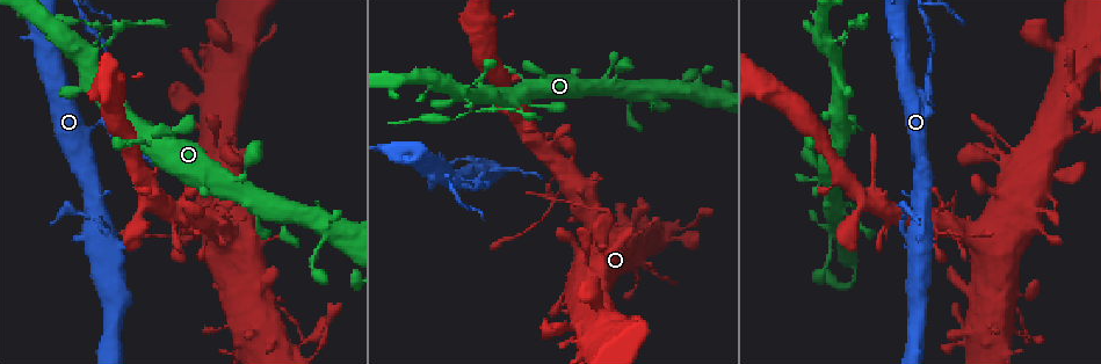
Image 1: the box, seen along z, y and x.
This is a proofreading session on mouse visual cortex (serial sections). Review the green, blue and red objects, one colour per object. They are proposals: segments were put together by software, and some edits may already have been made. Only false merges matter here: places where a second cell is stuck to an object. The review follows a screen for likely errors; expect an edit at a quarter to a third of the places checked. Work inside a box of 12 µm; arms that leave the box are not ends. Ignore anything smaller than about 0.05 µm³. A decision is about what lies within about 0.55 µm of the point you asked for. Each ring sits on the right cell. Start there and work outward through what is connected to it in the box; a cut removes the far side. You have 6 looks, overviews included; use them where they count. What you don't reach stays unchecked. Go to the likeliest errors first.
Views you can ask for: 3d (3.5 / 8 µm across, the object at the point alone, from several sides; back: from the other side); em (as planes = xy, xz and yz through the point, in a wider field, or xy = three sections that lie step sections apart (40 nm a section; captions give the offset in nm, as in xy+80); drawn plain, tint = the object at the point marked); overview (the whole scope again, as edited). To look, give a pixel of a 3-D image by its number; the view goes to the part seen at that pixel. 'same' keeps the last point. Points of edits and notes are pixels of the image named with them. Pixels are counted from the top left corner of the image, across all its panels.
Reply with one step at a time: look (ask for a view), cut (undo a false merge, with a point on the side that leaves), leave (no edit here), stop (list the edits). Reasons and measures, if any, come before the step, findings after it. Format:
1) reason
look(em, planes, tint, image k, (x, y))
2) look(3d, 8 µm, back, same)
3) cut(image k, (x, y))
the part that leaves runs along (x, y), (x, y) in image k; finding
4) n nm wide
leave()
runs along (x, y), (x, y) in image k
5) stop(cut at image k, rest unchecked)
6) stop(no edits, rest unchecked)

sharp bend
look(3d, 3.5 µm, image 1, (472, 180))

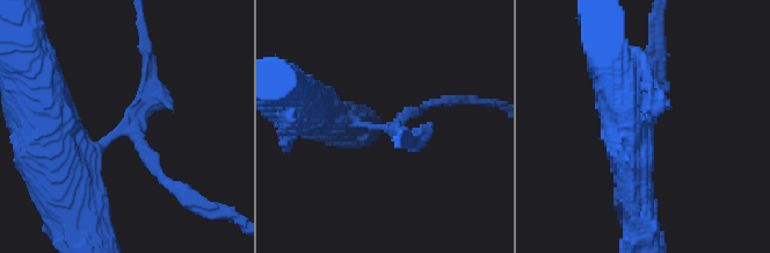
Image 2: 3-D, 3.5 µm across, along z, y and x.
look(em, xy, step 3, plain, image 2, (382, 127))

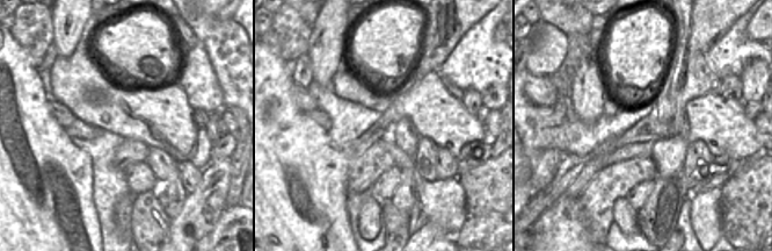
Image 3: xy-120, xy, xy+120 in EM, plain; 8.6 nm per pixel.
look(em, xy, step 3, tint, same)

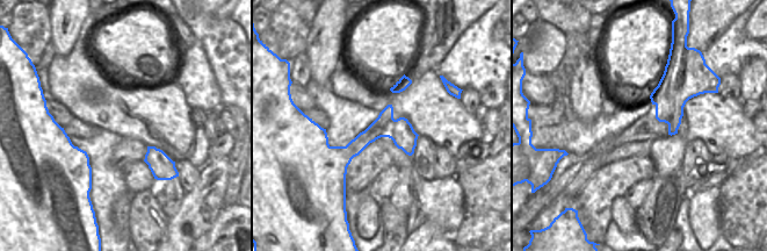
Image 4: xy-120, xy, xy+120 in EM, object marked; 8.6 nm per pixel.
cut(image 2, (423, 134))
border along (396, 120), (390, 128), (391, 138) in image 4; two cells meet here

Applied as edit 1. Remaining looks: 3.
thick turns thin
look(3d, 3.5 µm, image 1, (470, 104))

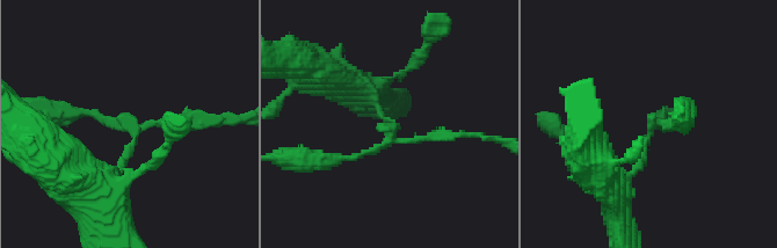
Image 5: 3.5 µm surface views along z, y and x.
shape alone is not enough
look(em, xy, step 5, tint, image 5, (389, 117))

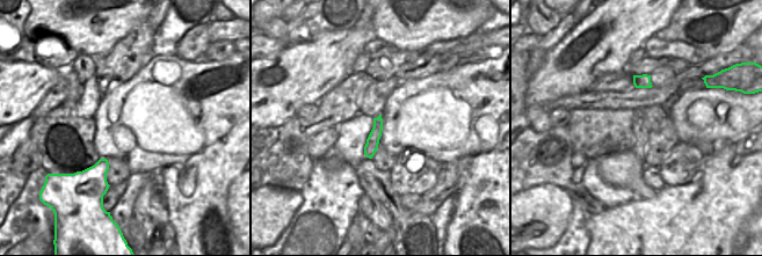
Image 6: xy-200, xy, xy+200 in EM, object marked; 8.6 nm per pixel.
cut(image 5, (106, 122))
the part that leaves runs along (135, 137), (131, 123), (45, 112) in image 5; a second cell is stuck on

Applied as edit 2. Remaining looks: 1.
stop(cut at image 2, cut at image 5, rest unchecked)

